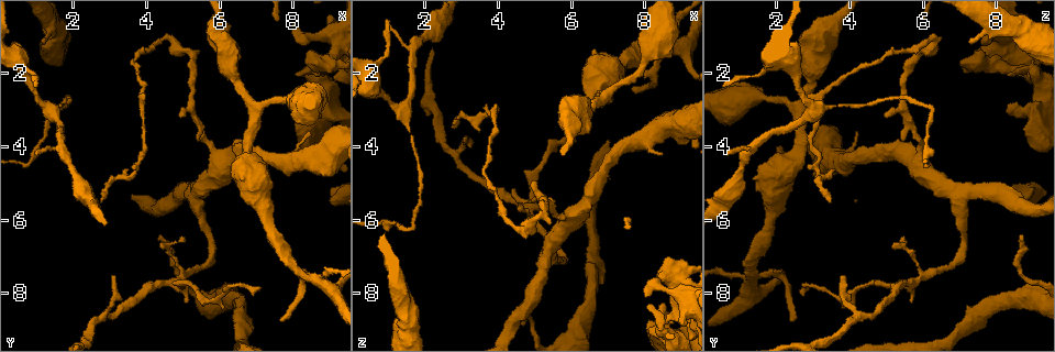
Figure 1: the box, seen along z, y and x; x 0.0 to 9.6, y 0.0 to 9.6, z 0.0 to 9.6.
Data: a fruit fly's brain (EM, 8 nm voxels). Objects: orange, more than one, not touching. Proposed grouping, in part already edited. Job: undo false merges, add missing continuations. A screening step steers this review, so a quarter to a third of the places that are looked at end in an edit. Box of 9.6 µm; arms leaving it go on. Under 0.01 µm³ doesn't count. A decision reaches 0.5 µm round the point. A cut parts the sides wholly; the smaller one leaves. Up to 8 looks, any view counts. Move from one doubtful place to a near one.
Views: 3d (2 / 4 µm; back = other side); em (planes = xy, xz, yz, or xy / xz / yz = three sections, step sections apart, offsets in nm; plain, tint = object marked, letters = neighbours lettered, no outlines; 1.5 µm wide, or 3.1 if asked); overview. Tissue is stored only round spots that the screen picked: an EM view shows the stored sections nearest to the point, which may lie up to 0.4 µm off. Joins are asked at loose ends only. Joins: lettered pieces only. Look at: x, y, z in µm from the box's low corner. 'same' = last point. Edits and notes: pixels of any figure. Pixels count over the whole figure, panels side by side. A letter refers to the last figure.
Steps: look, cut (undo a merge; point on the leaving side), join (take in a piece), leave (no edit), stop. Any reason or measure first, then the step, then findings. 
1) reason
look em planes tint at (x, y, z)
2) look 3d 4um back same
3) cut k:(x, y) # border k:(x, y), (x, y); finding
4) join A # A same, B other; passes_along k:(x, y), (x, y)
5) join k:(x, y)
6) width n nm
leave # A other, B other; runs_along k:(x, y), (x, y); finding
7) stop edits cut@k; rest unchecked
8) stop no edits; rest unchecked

tapers out
look em planes letters at (7.70, 8.80, 2.45)

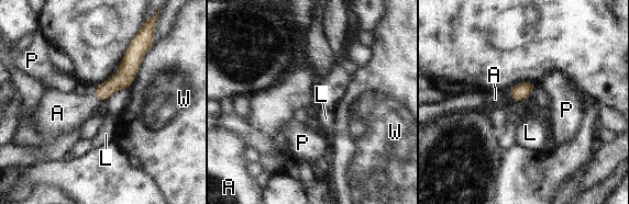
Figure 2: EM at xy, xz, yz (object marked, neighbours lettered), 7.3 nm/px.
join A # A same, L other, P other, W other; passes_along 2:(521, 91), (511, 95), (495, 99); the neuron continues

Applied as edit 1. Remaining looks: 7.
four-way junction
look 3d 4um at (8.35, 7.50, 1.45)

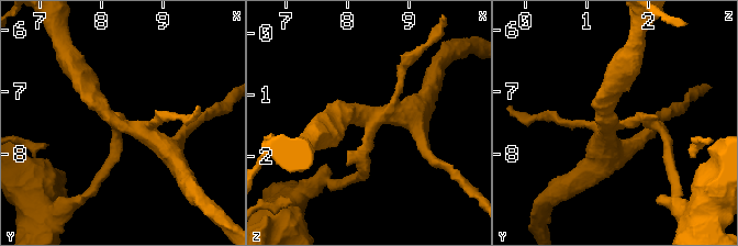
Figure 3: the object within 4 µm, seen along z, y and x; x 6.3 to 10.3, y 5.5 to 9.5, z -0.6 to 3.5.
arms 4; now the EM
look em planes letters at (8.30, 7.50, 1.40)

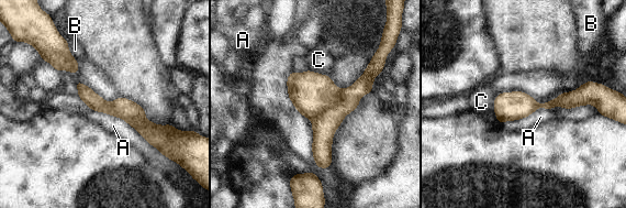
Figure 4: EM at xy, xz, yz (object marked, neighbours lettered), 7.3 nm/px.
width 160 nm
cut 4:(324, 126) # A other, B other, C other; part_leaving 4:(371, 70), (324, 127), (320, 164); two neurons meet here

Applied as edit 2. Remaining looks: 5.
branch stops here
look em planes letters at (5.05, 3.20, 5.00)

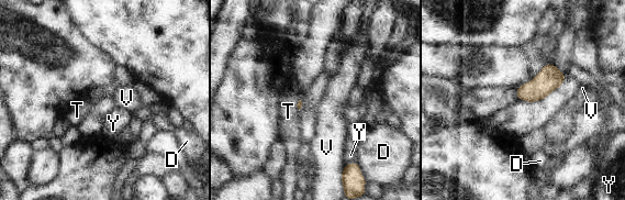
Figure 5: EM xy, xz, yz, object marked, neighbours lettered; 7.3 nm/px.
leave # D other, T other, V other, Y other; border 5:(345, 165), (341, 174); none of them fits

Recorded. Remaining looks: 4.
stop edits join@2, cut@4; rest unchecked

